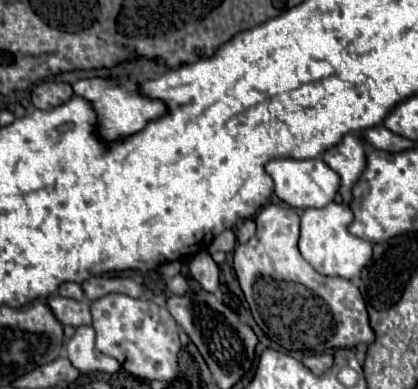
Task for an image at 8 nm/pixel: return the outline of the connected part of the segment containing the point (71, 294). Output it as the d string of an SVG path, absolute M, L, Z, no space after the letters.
M65 282L61 288L59 288L59 296L65 296L65 298L73 298L73 300L83 300L85 298L85 292L79 284L75 282Z

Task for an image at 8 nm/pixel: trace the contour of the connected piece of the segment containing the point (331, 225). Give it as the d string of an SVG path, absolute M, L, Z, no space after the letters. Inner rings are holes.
M331 202L321 210L307 208L301 214L301 238L299 238L299 250L303 258L319 272L325 276L341 276L341 278L357 278L361 270L367 266L371 258L373 244L349 234L347 226L353 220L353 212L345 204Z

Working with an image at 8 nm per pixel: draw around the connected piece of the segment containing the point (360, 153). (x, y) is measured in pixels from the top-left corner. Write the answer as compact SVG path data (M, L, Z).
M347 134L337 146L329 148L323 156L323 162L331 166L341 176L341 194L343 202L351 202L351 186L357 182L365 168L365 150L363 140L357 134Z

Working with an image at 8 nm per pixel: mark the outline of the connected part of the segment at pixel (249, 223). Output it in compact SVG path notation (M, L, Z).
M245 220L239 228L237 228L237 242L239 244L245 244L253 234L255 234L255 222L253 220Z

